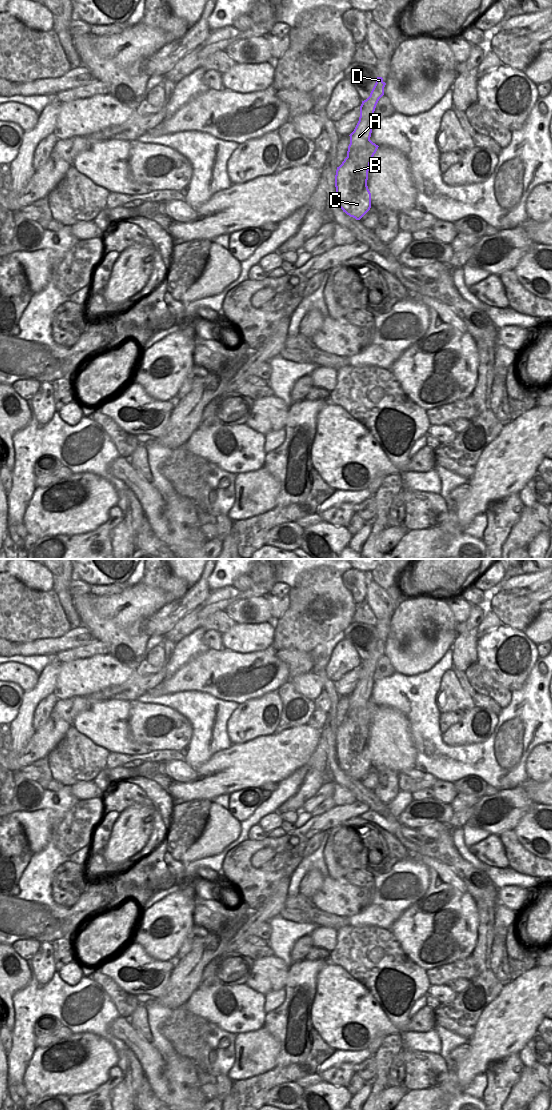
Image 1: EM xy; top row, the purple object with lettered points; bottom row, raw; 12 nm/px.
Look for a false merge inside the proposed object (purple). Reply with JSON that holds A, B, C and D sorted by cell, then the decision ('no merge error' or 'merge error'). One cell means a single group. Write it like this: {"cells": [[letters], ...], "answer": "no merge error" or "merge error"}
{"cells": [["A", "C", "D"], ["B"]], "answer": "merge error"}

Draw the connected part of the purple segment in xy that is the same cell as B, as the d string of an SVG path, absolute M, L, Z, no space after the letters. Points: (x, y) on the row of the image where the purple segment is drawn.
M371 140L362 150L353 150L337 167L335 175L336 197L339 207L348 215L348 210L352 207L352 202L348 197L348 189L352 178L355 178L355 187L361 186L360 196L371 208L371 193L367 186L368 171L371 160L378 149L378 145Z

